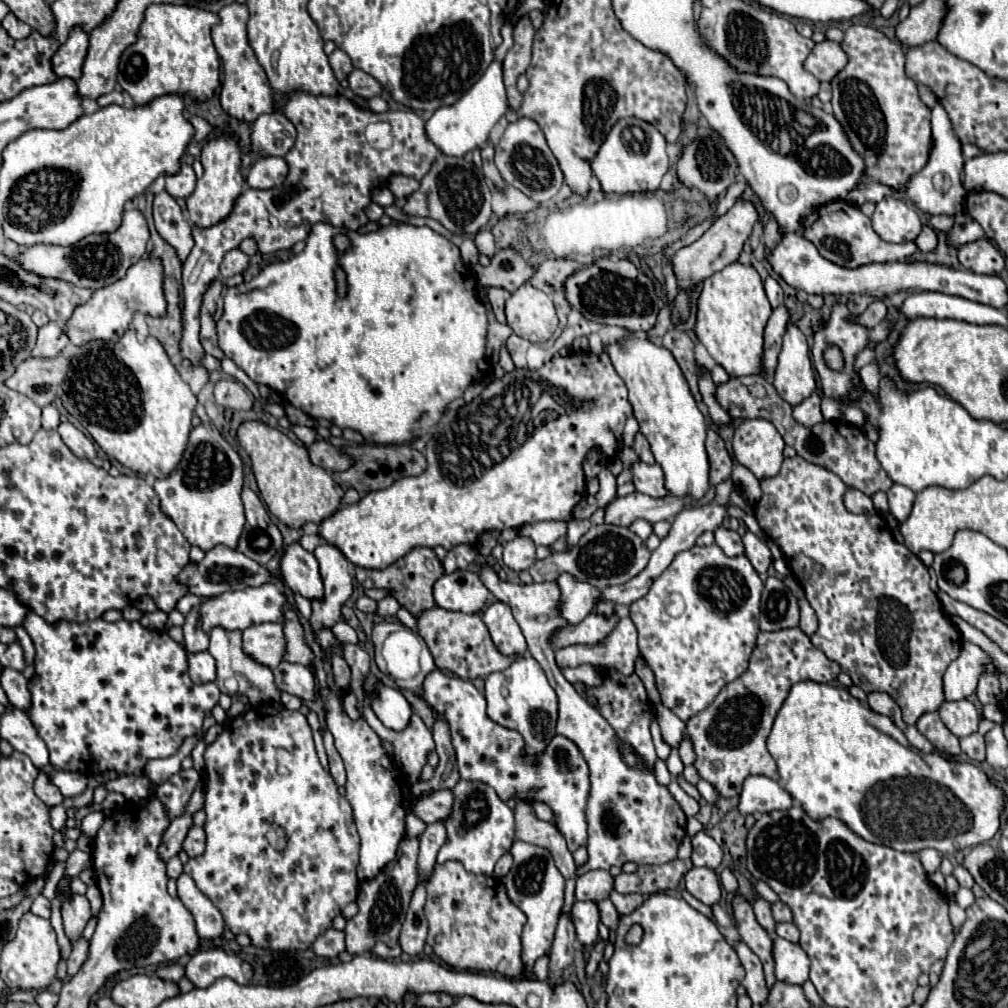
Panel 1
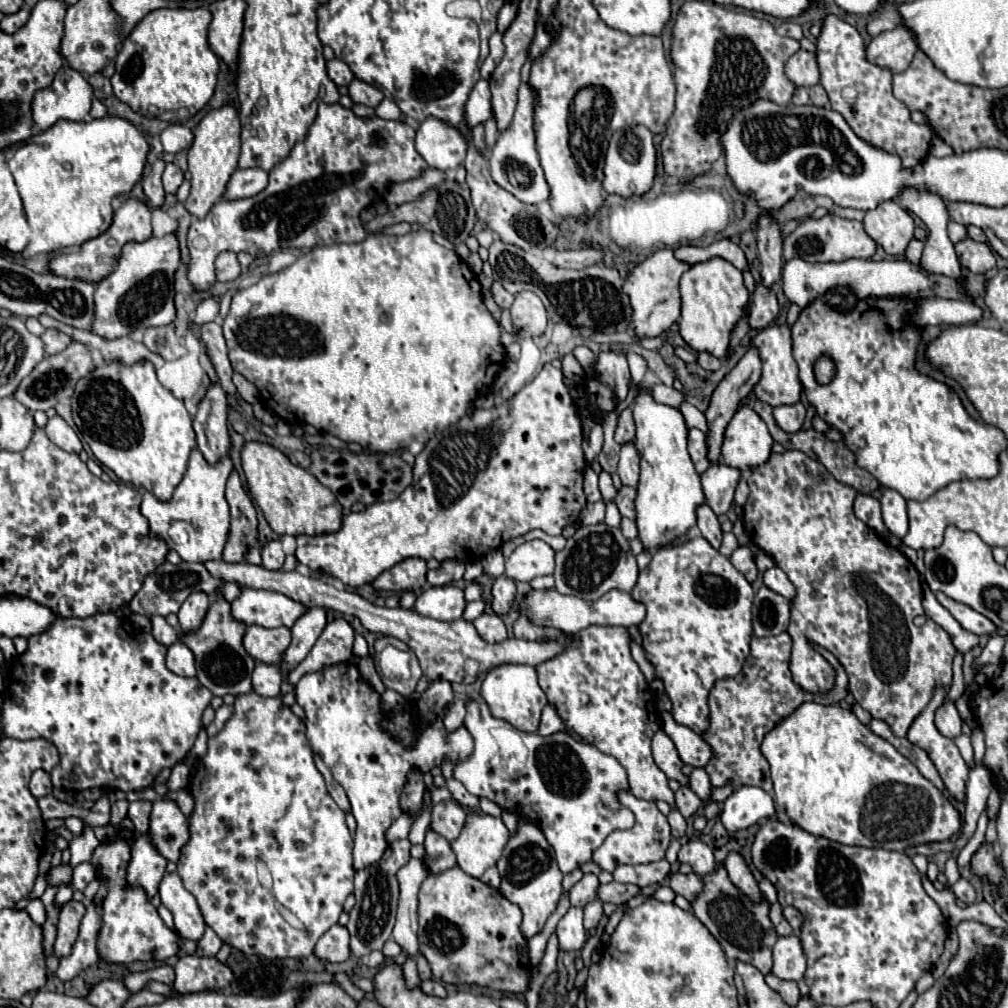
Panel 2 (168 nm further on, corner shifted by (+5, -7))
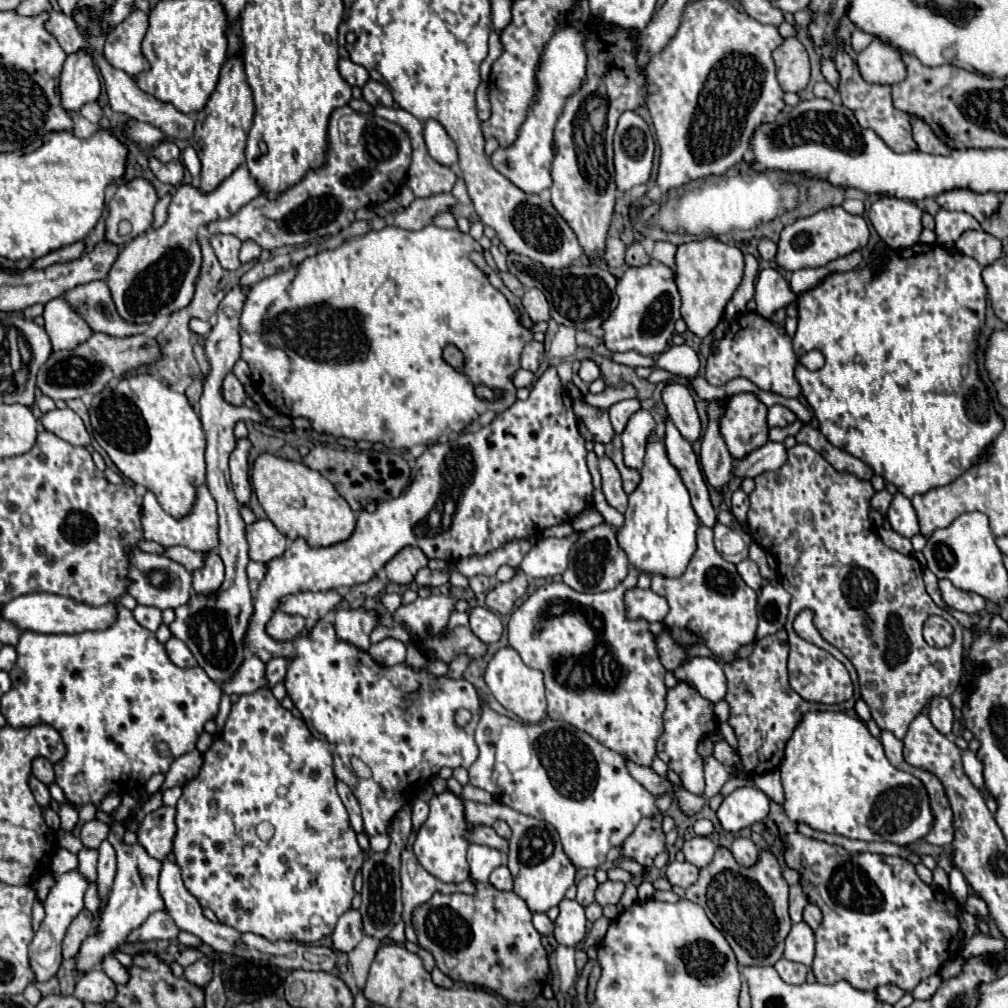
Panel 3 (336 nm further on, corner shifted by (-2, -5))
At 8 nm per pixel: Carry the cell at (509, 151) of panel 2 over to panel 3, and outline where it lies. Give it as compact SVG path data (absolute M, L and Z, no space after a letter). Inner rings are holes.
M560 25L560 29L552 35L552 39L544 45L540 65L536 71L538 91L534 103L528 111L526 121L520 127L518 139L510 147L500 147L492 153L492 167L510 179L524 193L538 195L544 189L552 187L550 177L550 161L552 161L552 133L558 115L562 113L564 101L572 95L584 81L586 73L586 53L584 53L584 33L580 29L572 29L570 25Z

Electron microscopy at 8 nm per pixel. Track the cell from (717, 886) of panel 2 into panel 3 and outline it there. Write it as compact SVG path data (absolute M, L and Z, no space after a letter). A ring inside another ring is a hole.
M720 847L716 851L712 863L708 867L700 869L700 877L698 877L696 885L690 885L686 889L684 897L692 903L698 903L706 911L712 925L730 943L730 947L732 947L740 965L774 965L782 957L784 939L786 939L792 923L790 923L790 917L788 917L788 885L782 877L780 863L772 853L762 851L758 863L752 869L744 869L734 861L730 849Z

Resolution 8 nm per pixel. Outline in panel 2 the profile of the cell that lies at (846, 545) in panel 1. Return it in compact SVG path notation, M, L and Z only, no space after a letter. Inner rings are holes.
M801 451L771 453L767 463L747 475L747 483L751 493L743 505L745 531L755 545L777 561L795 585L787 633L791 639L815 641L839 657L849 677L849 691L857 703L873 717L885 721L893 735L905 737L913 719L931 701L933 691L951 685L951 663L957 651L949 633L925 617L921 581L913 563L853 515L853 501L859 493L833 479L817 459Z

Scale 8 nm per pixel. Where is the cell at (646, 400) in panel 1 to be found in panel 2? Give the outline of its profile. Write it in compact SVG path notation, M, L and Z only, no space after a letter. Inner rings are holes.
M649 393L637 395L633 403L633 417L637 425L635 447L641 457L641 473L635 497L635 523L637 537L645 551L653 553L677 537L687 535L695 525L695 509L705 503L699 475L687 453L687 425L679 409L659 405Z

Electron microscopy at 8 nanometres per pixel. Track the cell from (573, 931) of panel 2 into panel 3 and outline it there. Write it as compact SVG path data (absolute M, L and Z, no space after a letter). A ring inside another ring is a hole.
M562 899L558 907L560 907L560 915L554 921L556 923L554 937L564 947L576 947L586 939L586 933L588 933L584 907L570 899Z

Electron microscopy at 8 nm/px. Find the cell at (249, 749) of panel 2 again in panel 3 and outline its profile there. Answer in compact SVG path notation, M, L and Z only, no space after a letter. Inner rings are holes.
M258 689L256 693L240 695L240 699L232 705L230 715L226 719L226 725L222 729L222 735L204 753L204 765L202 765L200 773L182 787L182 797L176 805L176 827L178 827L178 833L174 837L174 849L172 851L176 855L176 863L182 869L182 879L184 879L186 889L200 901L202 907L212 909L220 923L234 927L240 933L256 933L256 935L272 941L272 943L276 943L276 941L318 943L322 937L332 935L332 931L338 923L338 917L350 909L350 903L352 903L352 897L354 897L352 881L362 867L364 855L362 855L362 849L356 841L356 833L350 825L348 811L346 811L342 799L336 793L336 777L334 777L334 771L332 771L332 755L320 739L312 737L312 733L308 731L308 727L302 719L294 717L288 709L282 707L282 703L272 695L270 689ZM262 821L272 823L274 829L276 829L274 837L268 843L260 841L258 835L256 835L256 825L262 823Z

